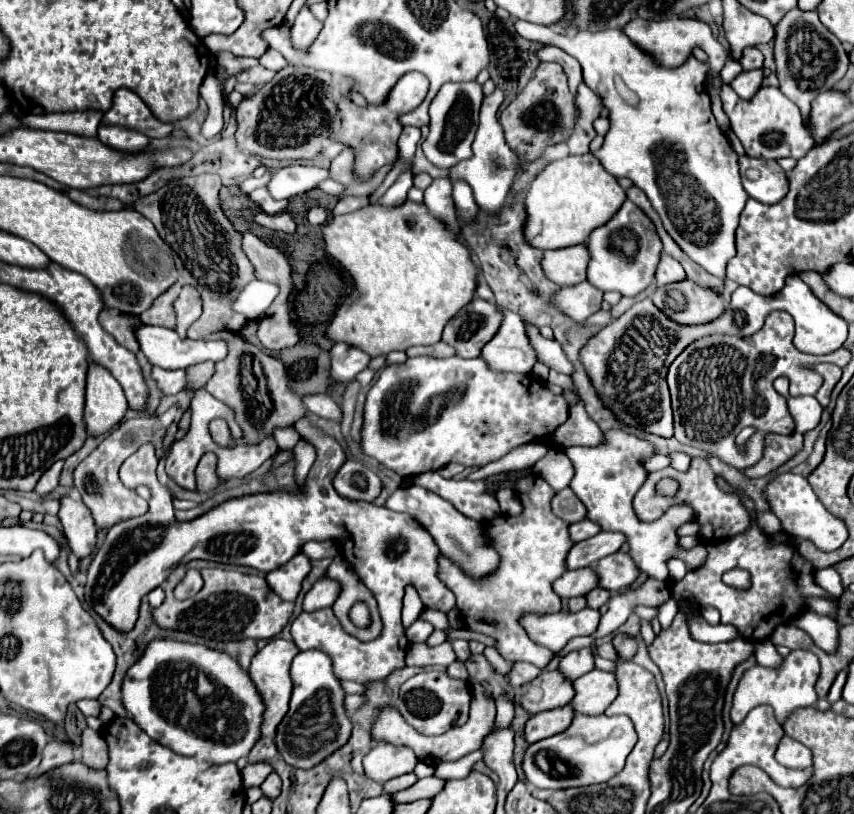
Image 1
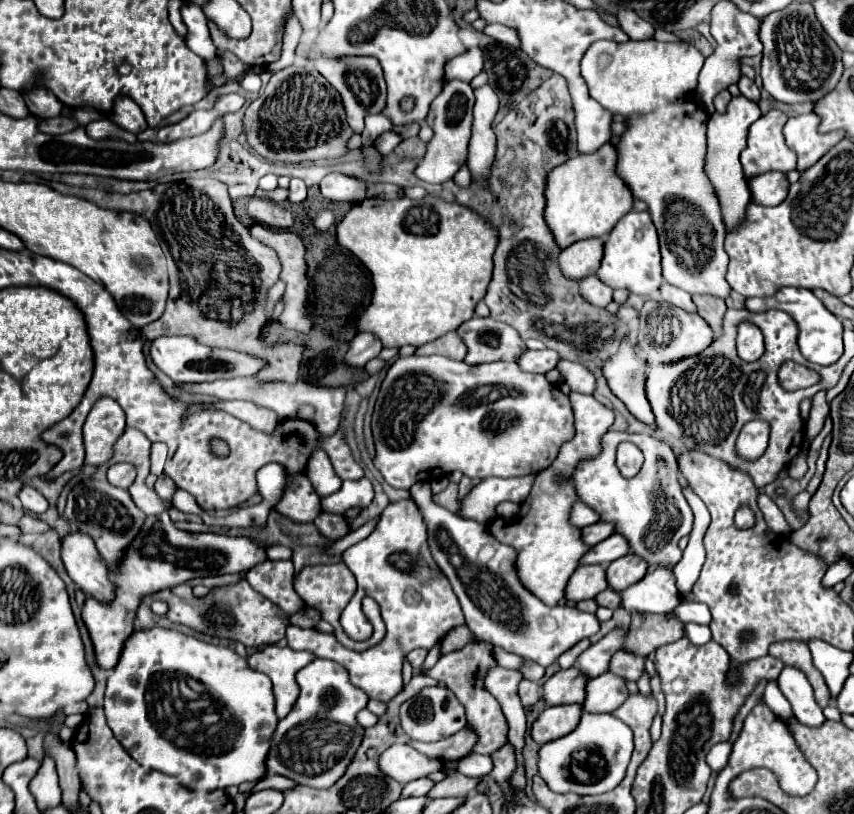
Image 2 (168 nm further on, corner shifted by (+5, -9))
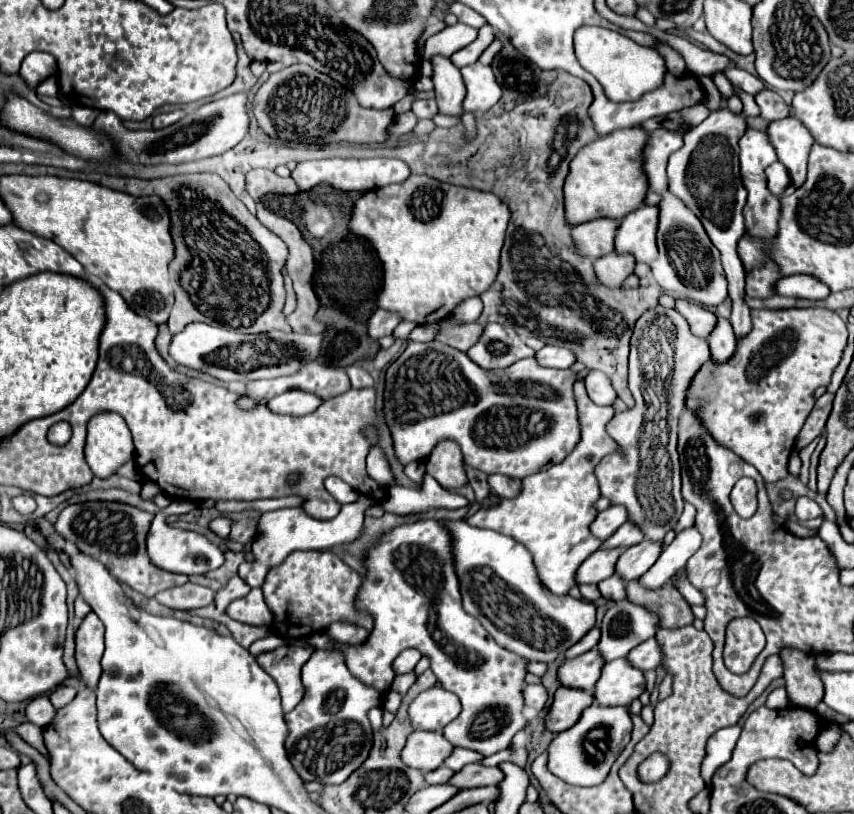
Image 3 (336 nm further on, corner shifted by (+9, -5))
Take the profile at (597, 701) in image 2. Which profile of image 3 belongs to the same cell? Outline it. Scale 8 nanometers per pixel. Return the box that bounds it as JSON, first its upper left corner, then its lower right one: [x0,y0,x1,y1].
[593,659,645,707]

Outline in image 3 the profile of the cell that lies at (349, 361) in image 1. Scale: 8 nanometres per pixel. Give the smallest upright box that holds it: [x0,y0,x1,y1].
[367,309,401,341]

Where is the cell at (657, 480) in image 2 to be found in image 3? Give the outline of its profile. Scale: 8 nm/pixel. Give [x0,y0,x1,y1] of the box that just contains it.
[595,305,711,543]

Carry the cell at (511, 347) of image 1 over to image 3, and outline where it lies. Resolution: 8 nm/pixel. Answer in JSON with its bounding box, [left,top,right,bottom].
[535,345,575,369]

